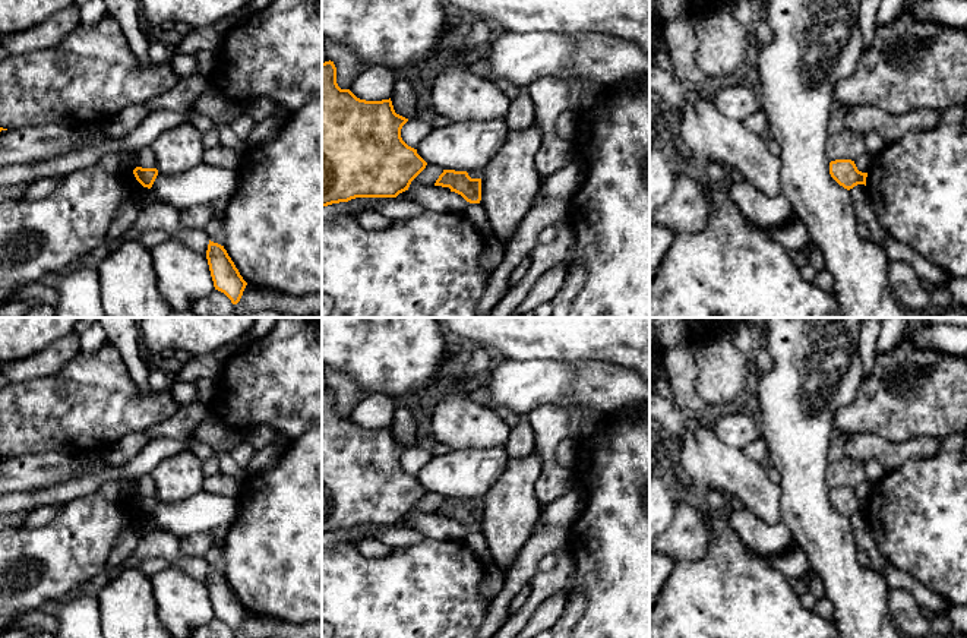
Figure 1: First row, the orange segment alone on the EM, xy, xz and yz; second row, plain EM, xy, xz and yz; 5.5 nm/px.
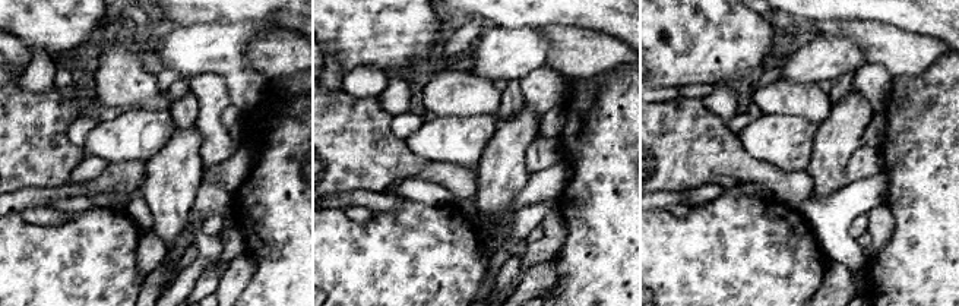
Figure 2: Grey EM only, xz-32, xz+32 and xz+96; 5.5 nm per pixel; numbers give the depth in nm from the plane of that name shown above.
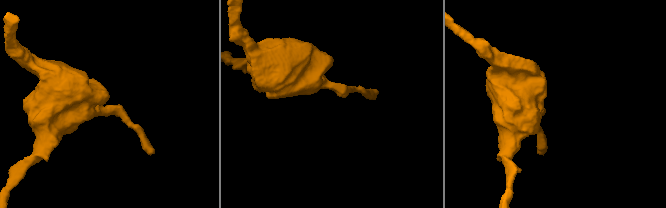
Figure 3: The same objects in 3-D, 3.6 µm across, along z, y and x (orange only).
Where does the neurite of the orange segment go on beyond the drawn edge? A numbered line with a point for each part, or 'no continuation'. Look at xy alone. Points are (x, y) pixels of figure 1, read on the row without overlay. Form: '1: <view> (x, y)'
no continuation

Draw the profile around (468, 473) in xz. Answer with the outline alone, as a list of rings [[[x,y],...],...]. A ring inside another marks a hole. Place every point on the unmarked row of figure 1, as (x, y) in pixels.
[[[505,446],[451,449],[434,455],[417,474],[417,481],[443,498],[481,500],[506,470]]]

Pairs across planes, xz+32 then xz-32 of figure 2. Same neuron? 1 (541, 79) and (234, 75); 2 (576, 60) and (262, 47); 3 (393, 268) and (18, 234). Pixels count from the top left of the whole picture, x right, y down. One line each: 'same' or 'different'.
1: different
2: same
3: same

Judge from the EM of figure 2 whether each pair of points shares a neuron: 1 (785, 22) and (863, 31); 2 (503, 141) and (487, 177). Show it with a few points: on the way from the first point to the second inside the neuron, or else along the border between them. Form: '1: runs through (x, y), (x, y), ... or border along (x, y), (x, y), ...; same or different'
1: border along (804, 24), (807, 32); different
2: runs through (503, 150), (503, 161), (496, 169); same

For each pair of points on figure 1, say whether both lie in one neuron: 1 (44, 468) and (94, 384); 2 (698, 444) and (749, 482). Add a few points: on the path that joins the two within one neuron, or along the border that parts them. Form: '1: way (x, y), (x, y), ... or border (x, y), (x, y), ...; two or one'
1: border (89, 452), (27, 452), (21, 455); two
2: way (711, 457), (721, 467), (736, 474); one

